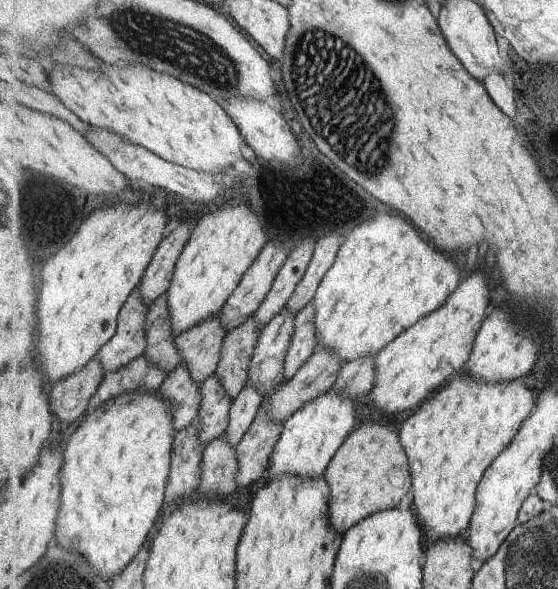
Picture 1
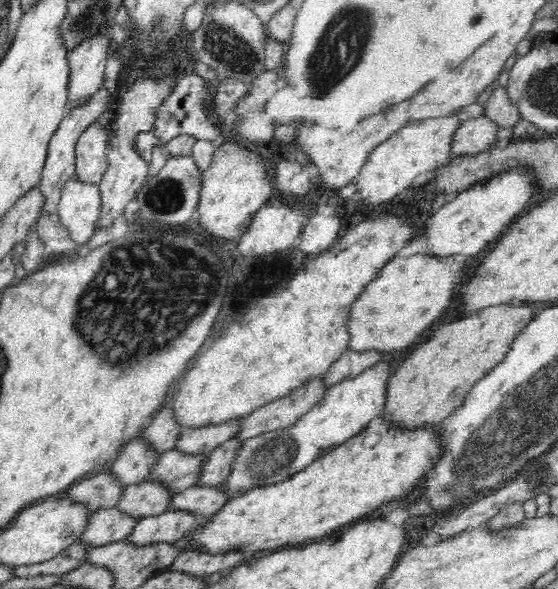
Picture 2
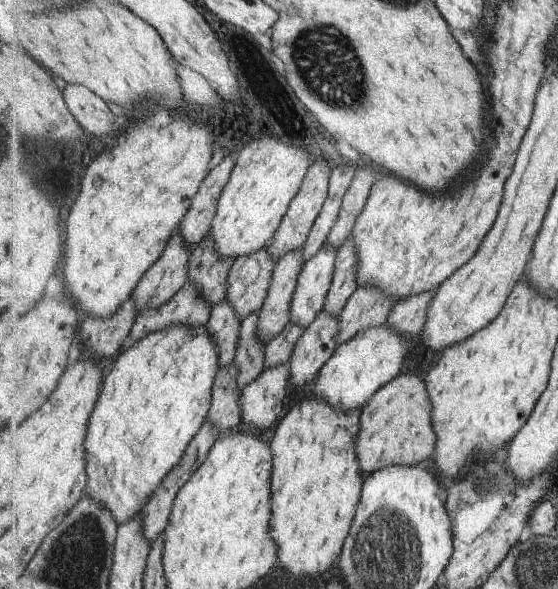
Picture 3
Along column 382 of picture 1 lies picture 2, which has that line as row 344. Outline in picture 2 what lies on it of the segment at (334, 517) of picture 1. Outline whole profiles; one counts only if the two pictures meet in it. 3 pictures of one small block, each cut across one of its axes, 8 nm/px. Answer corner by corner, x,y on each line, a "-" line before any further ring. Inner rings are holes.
512,302
502,303
497,305
485,306
475,311
470,311
468,314
464,314
455,322
450,322
448,324
439,324
436,327
436,330
430,340
420,341
418,347
413,350
409,357
402,362
402,364
395,370
393,377
390,378
388,392
386,392
386,406
382,410
382,417
386,417
386,421
390,421
392,425
408,427
413,429
414,427
420,425
438,425
442,422
447,416
450,416
456,409
462,406
462,403
465,401
466,396
470,392
470,389
476,382
481,381
482,378
486,376
496,366
498,363
504,360
506,353
510,350
512,342
516,340
518,334
522,332
530,324
530,320
534,318
536,314
536,306
532,306
532,303
521,302
520,306
514,306

